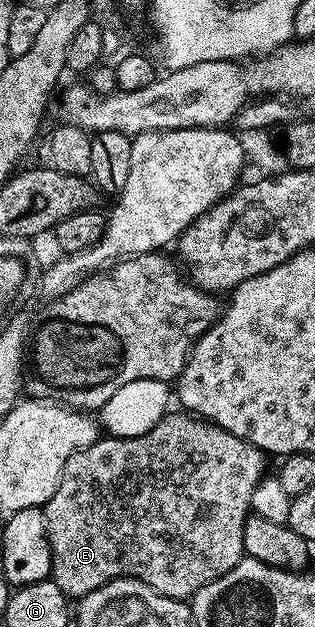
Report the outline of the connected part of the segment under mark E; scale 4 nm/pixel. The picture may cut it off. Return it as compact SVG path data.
M169 412L149 432L132 438L100 437L98 442L87 446L83 450L76 450L63 469L61 480L57 484L57 492L48 500L47 505L42 507L43 519L47 525L47 539L51 545L51 577L50 581L61 588L61 592L68 599L78 600L101 588L107 582L115 578L136 578L141 580L149 588L153 588L166 598L190 600L194 594L205 584L217 580L225 572L229 572L245 556L243 553L243 533L249 515L252 513L251 501L257 484L264 478L263 470L269 462L268 455L259 450L253 444L249 444L243 438L233 436L216 426L210 420L204 420L198 416L192 416L187 412Z

